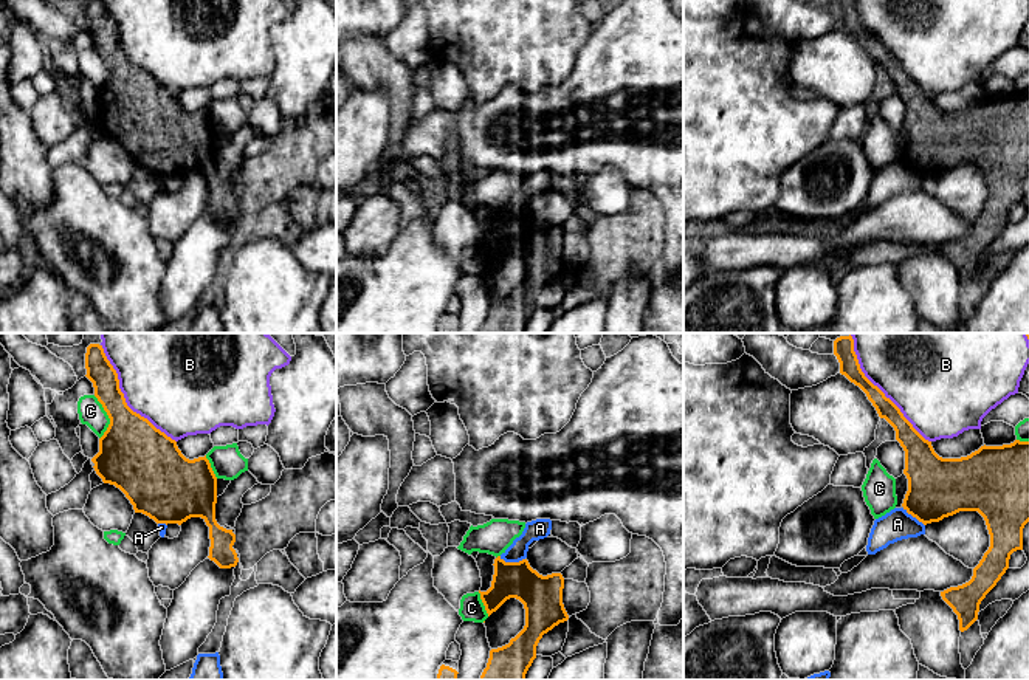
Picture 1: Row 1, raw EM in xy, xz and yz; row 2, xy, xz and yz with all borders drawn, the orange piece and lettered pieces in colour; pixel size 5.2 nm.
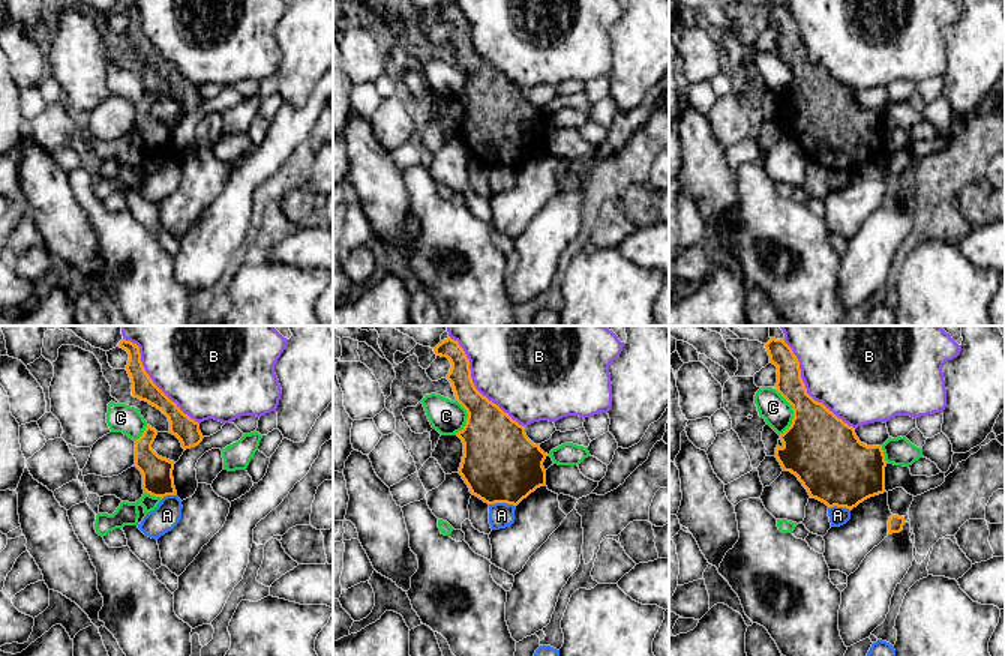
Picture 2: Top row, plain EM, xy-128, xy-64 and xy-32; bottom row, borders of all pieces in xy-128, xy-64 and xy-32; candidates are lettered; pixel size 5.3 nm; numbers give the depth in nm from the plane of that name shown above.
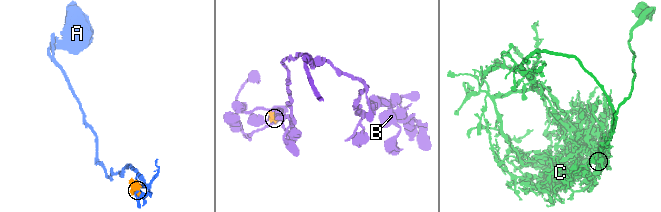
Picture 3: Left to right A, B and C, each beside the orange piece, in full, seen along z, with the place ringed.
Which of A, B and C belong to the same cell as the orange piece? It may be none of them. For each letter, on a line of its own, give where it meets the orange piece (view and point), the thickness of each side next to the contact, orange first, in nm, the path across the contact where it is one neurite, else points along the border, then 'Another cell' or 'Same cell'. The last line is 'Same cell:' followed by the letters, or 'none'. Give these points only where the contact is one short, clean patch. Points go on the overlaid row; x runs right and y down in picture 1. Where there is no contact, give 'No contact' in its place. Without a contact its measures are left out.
A: Touches orange at xz (512, 563). Thickness 200 nm (orange) against 110 nm. Boundary: xz (499, 556), (505, 561), (521, 561), (524, 558). Another cell
B: Touches orange at yz (879, 389). Thickness 100 nm (orange) against 500 nm. Another cell
C: Touches orange at xy (109, 417). Thickness 360 nm (orange) against 130 nm. Boundary: xy (93, 395), (109, 418), (109, 426), (99, 439). Another cell
Same cell: none

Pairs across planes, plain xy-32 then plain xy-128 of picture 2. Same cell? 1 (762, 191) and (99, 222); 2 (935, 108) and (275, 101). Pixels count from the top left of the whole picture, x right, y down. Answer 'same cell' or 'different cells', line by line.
1: same cell
2: same cell

